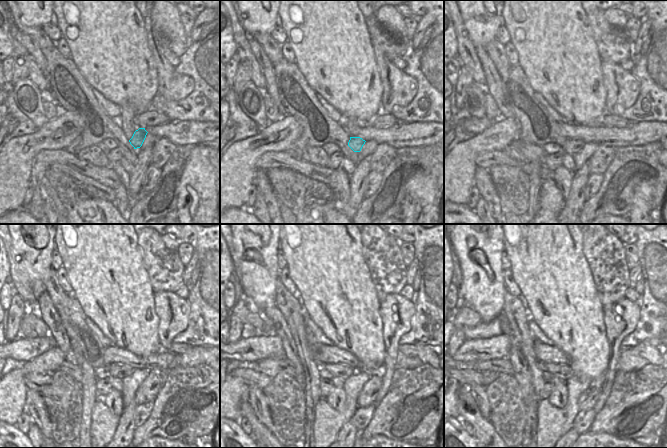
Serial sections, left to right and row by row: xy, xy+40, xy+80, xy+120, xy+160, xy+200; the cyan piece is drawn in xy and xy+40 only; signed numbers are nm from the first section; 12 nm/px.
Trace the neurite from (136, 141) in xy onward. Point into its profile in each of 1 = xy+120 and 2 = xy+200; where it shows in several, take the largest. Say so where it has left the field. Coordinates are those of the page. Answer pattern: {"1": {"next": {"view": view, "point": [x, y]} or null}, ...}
{"1": {"next": {"view": "xy+120", "point": [120, 371]}}, "2": {"next": {"view": "xy+200", "point": [563, 372]}}}

